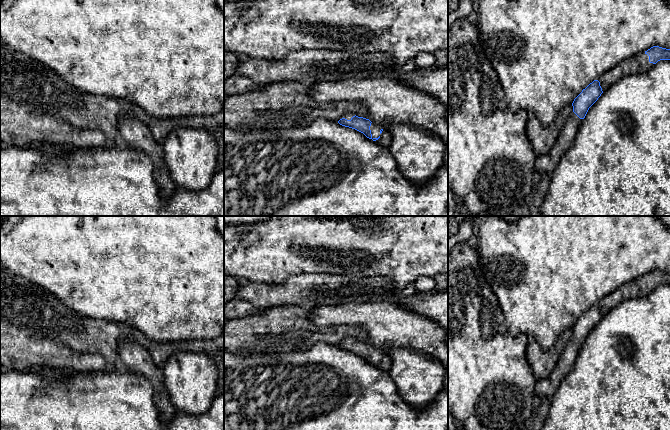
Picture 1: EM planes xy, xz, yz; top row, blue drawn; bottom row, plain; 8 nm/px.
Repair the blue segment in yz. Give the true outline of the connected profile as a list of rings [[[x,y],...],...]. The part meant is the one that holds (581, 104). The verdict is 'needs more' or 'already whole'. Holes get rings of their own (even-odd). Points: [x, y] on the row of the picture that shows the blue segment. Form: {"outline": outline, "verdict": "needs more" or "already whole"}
{"outline": [[[653,46],[645,52],[636,54],[621,61],[614,68],[605,72],[597,80],[590,83],[574,99],[573,112],[567,119],[552,150],[543,156],[537,156],[535,169],[538,173],[545,173],[551,178],[562,155],[572,145],[574,138],[585,118],[589,108],[598,100],[601,94],[623,77],[633,73],[648,71],[660,60],[670,60],[670,49]]], "verdict": "needs more"}

